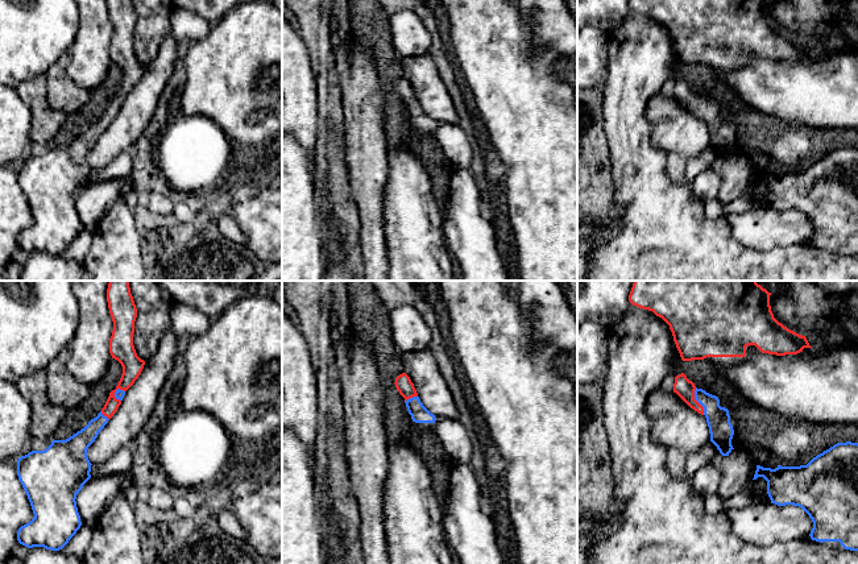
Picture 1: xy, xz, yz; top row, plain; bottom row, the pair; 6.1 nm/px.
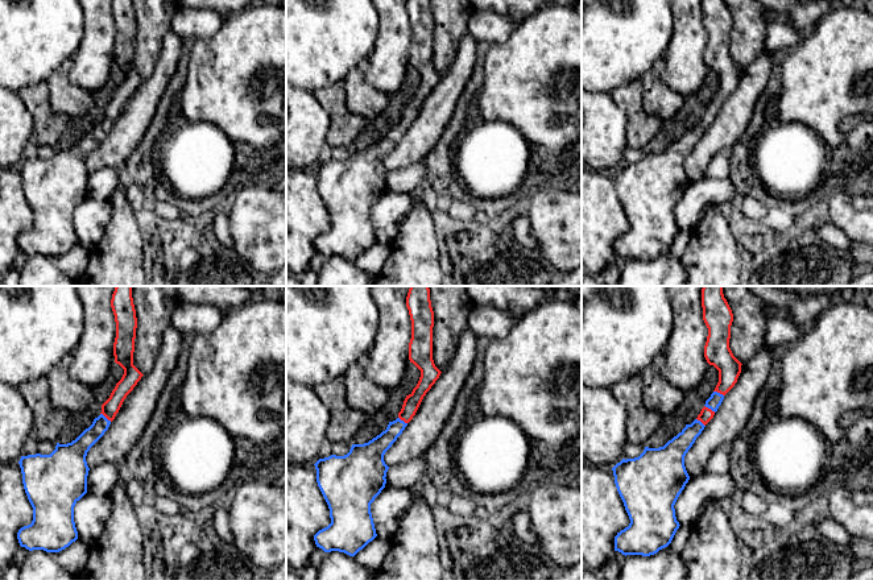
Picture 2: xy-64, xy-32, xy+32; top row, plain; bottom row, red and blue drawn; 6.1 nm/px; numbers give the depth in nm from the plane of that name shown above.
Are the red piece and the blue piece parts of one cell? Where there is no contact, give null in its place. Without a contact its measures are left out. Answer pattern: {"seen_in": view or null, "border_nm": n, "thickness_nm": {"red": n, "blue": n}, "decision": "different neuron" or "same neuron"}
{"seen_in": "yz", "border_nm": 180, "thickness_nm": {"red": 120, "blue": 150}, "decision": "same neuron"}

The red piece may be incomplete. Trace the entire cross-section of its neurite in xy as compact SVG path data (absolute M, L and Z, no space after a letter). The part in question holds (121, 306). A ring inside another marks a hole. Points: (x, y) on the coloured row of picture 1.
M109 281L107 302L113 322L113 331L109 339L109 353L112 358L121 364L123 374L116 389L109 393L101 411L96 418L91 419L84 428L66 440L53 439L51 444L45 451L32 451L17 460L17 476L34 514L34 518L17 531L18 543L28 548L43 547L46 550L59 551L80 528L82 522L75 499L83 485L91 478L90 472L92 464L87 457L87 449L117 411L125 391L134 383L145 365L145 361L137 356L133 345L137 308L130 294L129 282Z

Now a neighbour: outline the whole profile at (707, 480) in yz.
M710 464L700 468L691 480L692 493L700 498L718 493L721 489L721 472Z

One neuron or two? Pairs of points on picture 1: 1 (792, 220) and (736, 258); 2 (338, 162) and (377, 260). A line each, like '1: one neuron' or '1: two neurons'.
1: two neurons
2: two neurons

